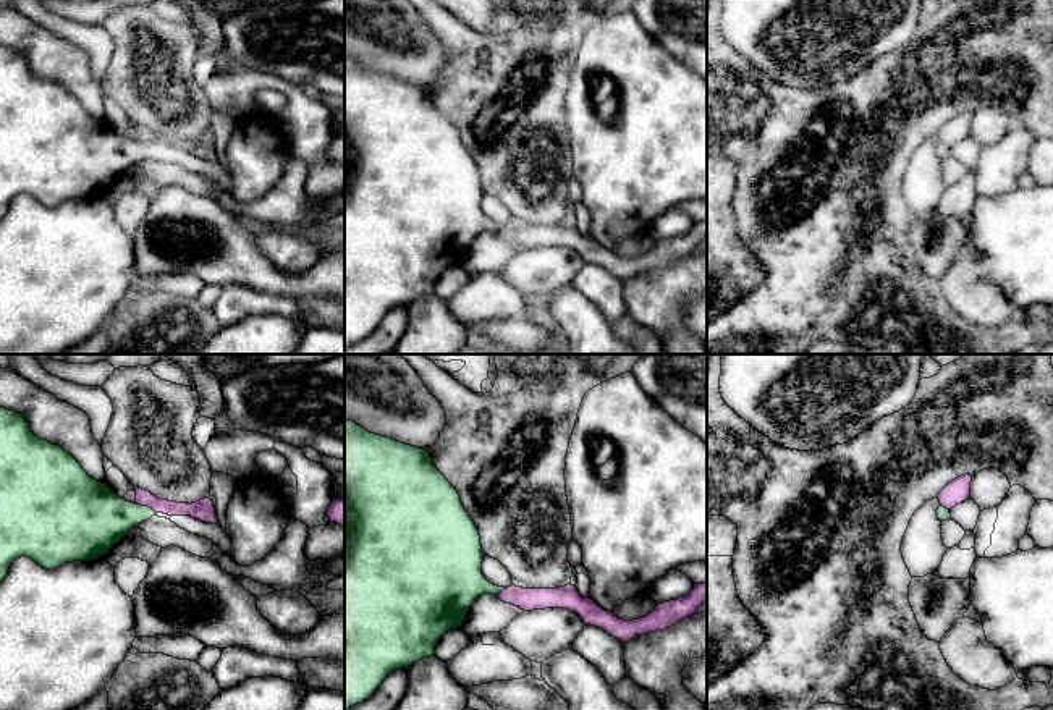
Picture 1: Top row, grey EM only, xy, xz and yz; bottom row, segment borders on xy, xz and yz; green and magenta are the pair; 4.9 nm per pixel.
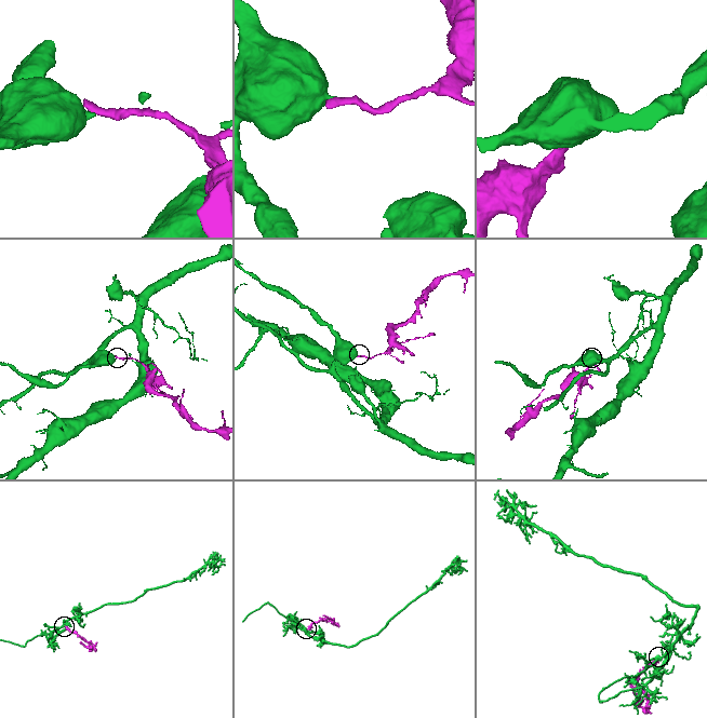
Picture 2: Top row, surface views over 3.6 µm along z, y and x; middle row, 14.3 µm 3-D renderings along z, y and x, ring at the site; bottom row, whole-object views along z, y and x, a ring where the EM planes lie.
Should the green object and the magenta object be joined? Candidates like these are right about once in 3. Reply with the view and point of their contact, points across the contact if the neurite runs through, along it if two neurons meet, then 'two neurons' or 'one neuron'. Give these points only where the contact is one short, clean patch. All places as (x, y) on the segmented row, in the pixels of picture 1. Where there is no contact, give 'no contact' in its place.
xy (146, 507) | along xy (136, 502), (156, 511) | two neurons

